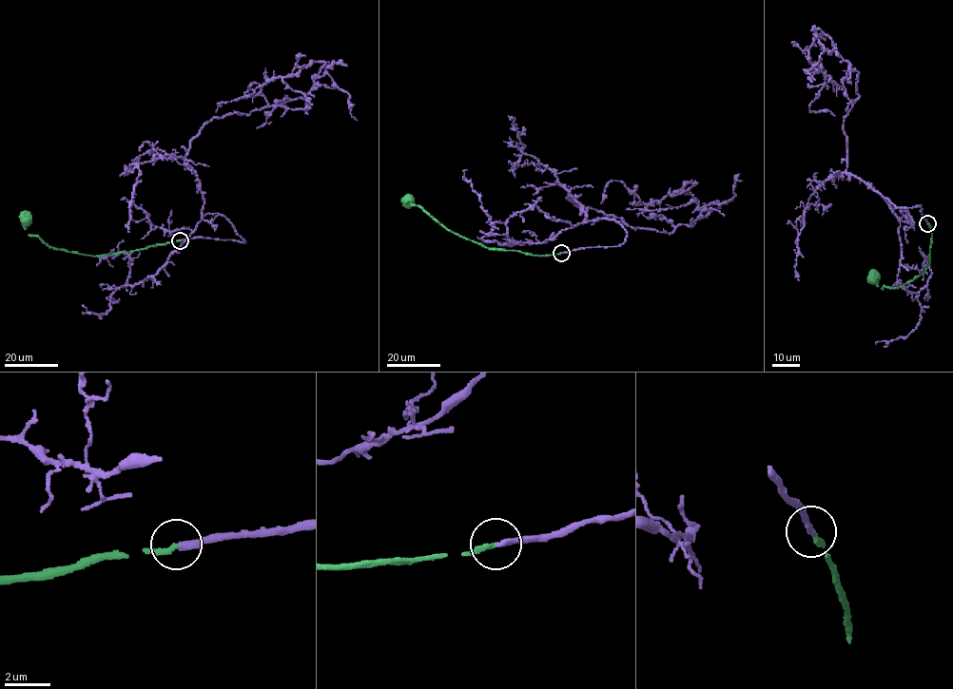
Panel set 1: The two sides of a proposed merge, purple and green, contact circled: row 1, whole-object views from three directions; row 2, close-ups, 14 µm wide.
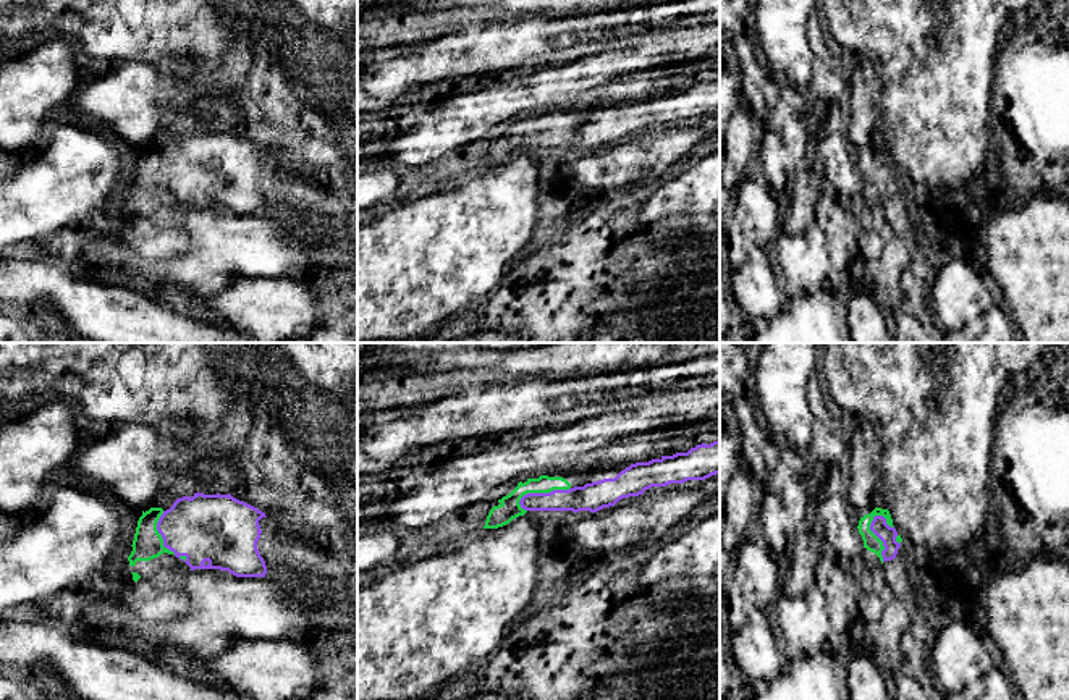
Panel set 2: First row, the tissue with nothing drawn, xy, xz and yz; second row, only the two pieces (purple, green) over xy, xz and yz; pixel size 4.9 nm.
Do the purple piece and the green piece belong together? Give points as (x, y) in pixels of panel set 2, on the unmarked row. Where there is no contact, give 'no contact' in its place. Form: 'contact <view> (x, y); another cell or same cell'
contact yz (878, 175); same cell

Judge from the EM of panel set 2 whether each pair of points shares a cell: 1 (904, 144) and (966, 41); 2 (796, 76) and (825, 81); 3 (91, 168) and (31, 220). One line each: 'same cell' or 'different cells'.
1: same cell
2: different cells
3: same cell

